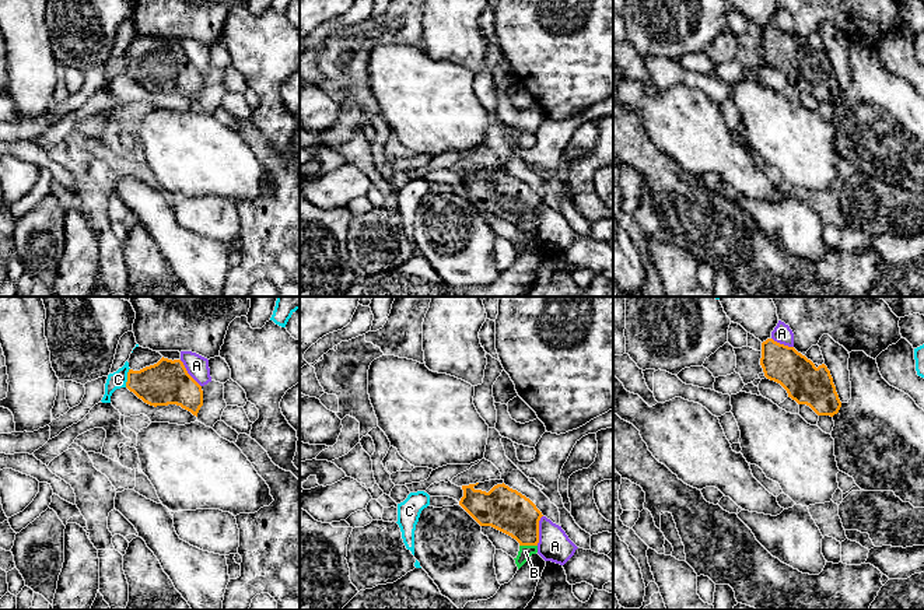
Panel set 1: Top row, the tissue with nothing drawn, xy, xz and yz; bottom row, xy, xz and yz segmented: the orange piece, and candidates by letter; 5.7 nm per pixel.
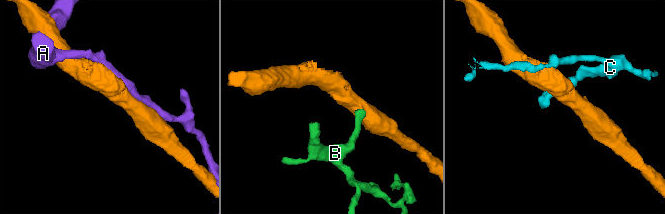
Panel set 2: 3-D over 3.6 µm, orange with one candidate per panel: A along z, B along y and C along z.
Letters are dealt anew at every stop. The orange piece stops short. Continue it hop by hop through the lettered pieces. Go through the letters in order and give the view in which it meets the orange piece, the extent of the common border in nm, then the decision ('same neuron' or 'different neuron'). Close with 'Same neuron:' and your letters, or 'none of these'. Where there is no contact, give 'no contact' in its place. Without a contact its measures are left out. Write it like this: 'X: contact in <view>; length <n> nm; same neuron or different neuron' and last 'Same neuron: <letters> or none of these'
A: contact in xz; length 180 nm; different neuron
B: contact in xz; length 100 nm; different neuron
C: contact in xy; length 110 nm; different neuron
Same neuron: none of these

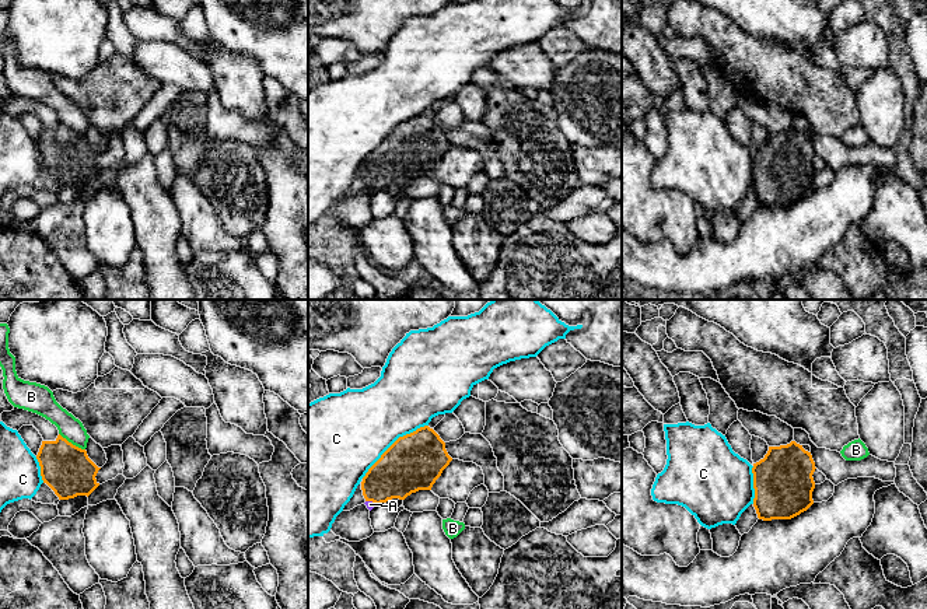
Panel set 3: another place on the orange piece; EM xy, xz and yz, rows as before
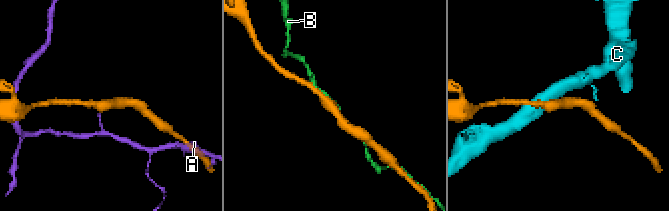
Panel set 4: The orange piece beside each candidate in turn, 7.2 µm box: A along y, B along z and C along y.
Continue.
A: contact in xz; length 70 nm; different neuron
B: contact in xy; length 180 nm; different neuron
C: contact in xz; length 500 nm; different neuron
Same neuron: none of these

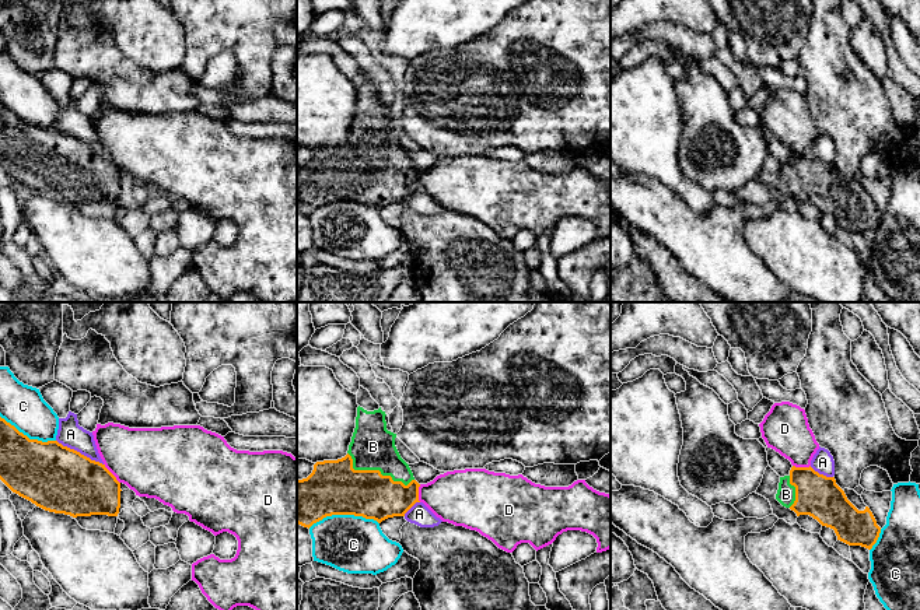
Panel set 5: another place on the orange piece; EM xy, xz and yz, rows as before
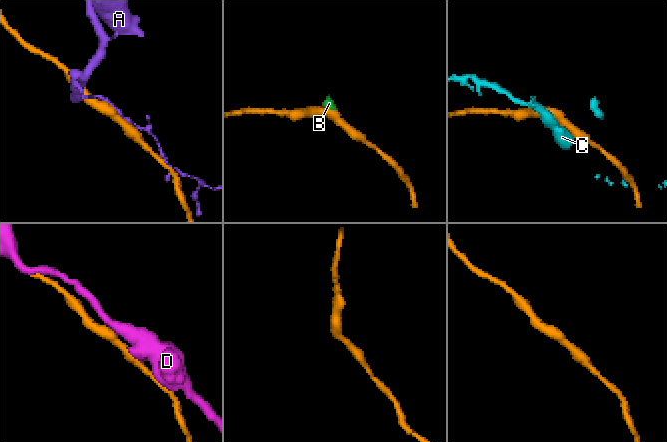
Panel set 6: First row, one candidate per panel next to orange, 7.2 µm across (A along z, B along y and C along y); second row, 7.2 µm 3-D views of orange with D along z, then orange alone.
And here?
A: contact in xy; length 300 nm; different neuron
B: contact in xz; length 420 nm; same neuron
C: contact in xz; length 400 nm; different neuron
D: contact in xy; length 150 nm; different neuron
Same neuron: B

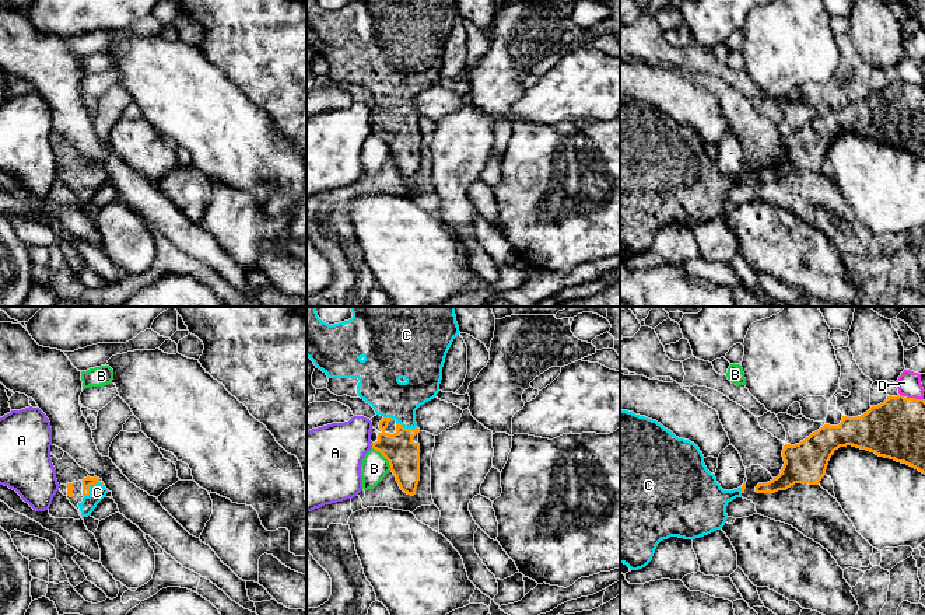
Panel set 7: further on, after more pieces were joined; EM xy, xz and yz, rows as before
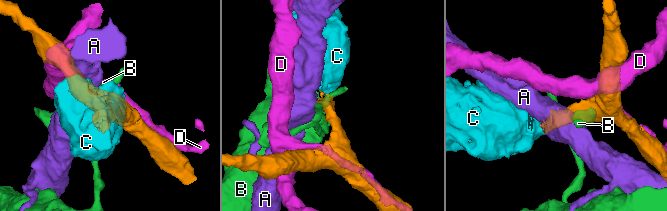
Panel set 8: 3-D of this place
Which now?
A: contact in xz; length 30 nm; different neuron
B: contact in xz; length 170 nm; different neuron
C: contact in xy; length 140 nm; same neuron
D: contact in yz; length 100 nm; different neuron
Same neuron: C

